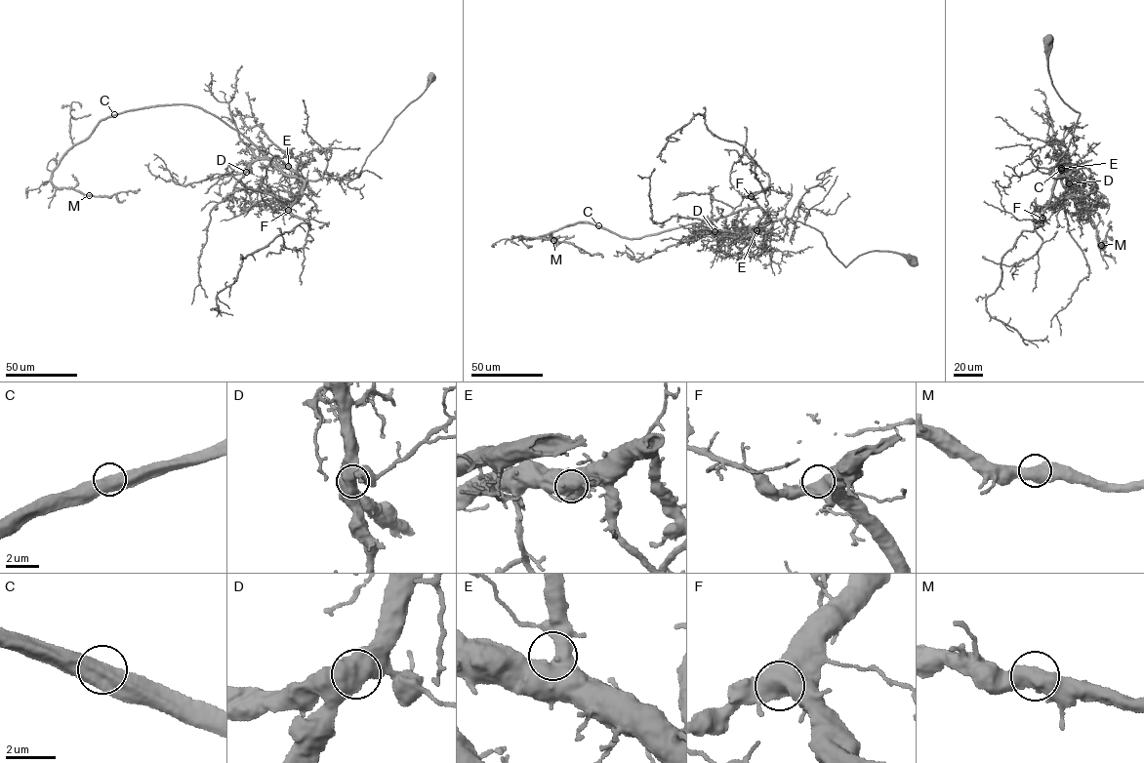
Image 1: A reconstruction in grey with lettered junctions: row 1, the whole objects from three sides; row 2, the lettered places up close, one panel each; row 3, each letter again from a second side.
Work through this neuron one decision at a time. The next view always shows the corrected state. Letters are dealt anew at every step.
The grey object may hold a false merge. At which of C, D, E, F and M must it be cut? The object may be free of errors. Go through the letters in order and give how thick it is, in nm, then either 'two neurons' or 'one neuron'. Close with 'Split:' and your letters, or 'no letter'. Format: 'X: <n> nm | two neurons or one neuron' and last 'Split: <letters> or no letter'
C: 700 nm | one neuron
D: 600 nm | one neuron
E: 600 nm | one neuron
F: 650 nm | one neuron
M: 750 nm | one neuron
Split: no letter

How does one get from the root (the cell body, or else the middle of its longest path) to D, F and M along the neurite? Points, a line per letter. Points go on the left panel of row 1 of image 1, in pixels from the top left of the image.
D: (431, 79), (397, 115), (355, 178), (304, 180), (267, 159), (255, 160), (246, 172)
F: (431, 79), (394, 119), (367, 157), (360, 175), (349, 180), (306, 180), (300, 198), (288, 210)
M: (431, 79), (352, 179), (288, 177), (217, 117), (172, 104), (106, 117), (68, 150), (51, 182), (89, 195)

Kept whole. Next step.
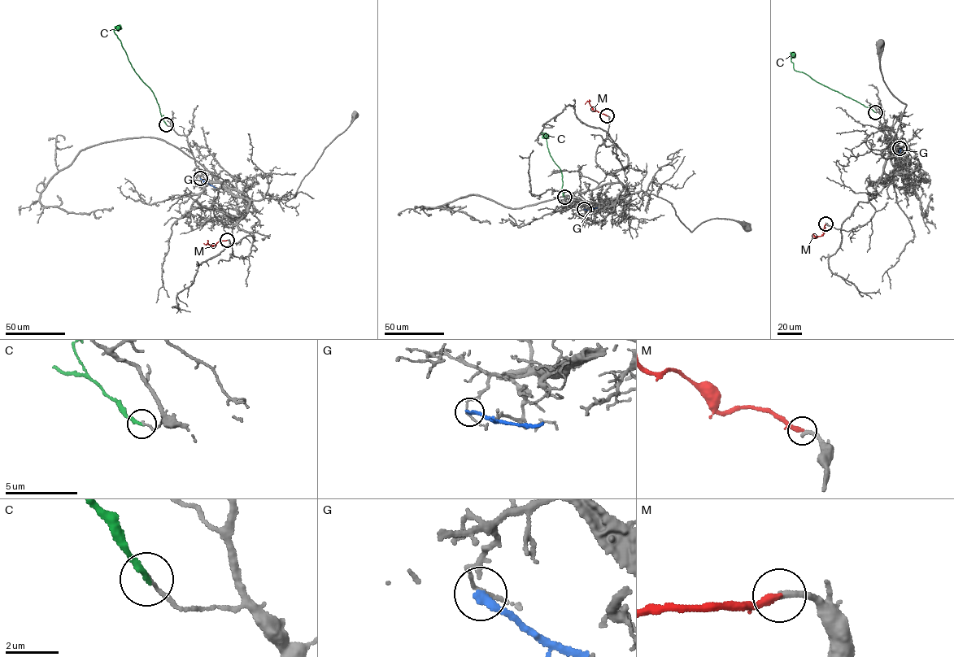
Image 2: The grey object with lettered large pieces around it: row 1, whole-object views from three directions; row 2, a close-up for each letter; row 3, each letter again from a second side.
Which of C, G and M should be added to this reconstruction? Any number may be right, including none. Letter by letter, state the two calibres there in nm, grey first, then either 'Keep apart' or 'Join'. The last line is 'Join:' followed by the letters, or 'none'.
C: Thickness 110 nm (grey) against 220 nm. Keep apart
G: Thickness 110 nm (grey) against 240 nm. Keep apart
M: Thickness 260 nm (grey) against 300 nm. Join
Join: M

